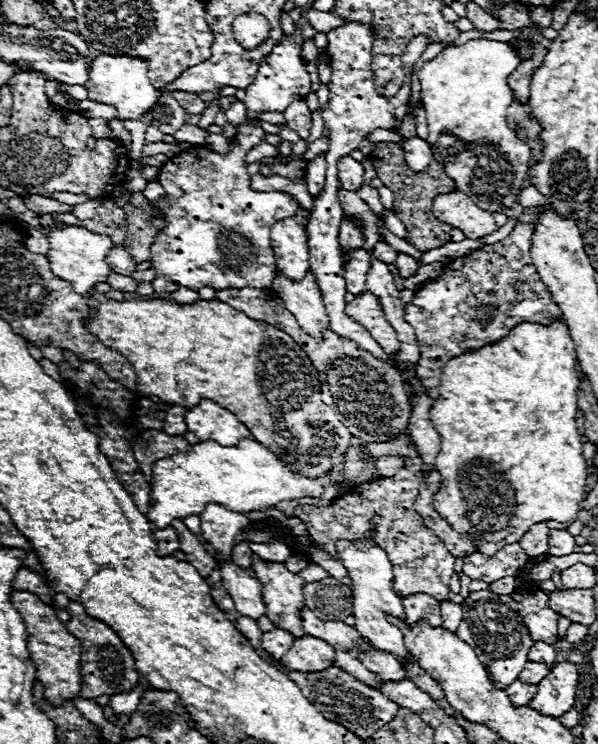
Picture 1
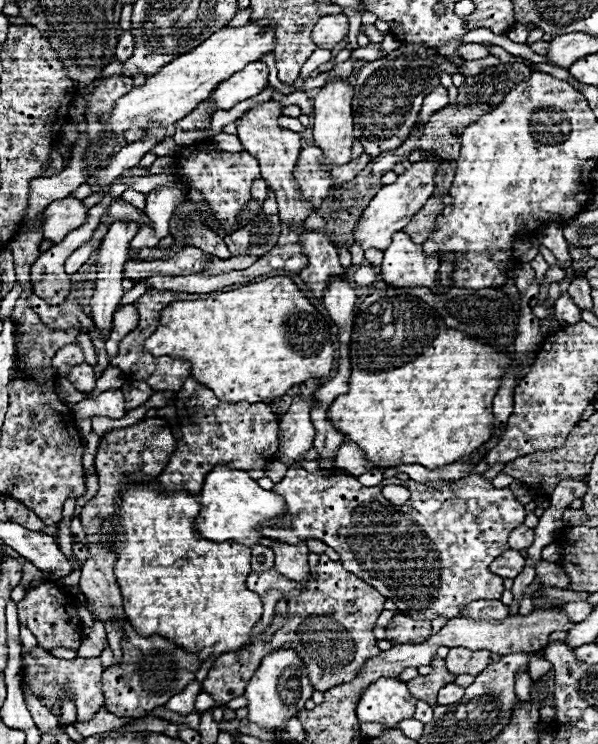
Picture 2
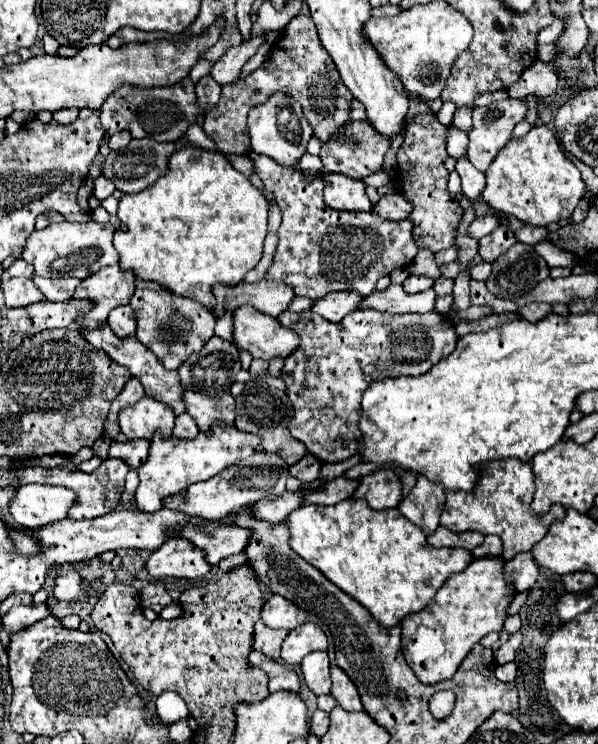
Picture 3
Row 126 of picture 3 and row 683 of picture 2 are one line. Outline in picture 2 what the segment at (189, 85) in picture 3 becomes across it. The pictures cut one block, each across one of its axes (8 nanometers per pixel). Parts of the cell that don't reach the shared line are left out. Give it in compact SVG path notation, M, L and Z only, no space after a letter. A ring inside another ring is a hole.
M124 622L124 636L122 636L122 664L110 666L102 674L104 684L104 698L108 712L116 716L144 716L150 710L164 706L172 696L182 692L188 682L196 678L196 672L200 668L200 660L196 654L184 652L184 648L172 644L170 640L162 636L140 636L136 630ZM124 676L124 678L120 678Z

